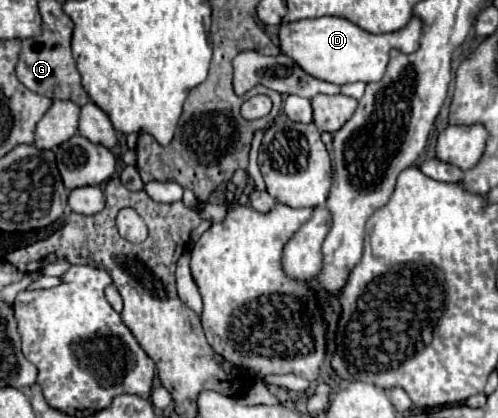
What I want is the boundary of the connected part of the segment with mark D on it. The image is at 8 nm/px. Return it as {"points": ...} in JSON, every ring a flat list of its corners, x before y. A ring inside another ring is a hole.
{"points":[[342,17,302,19,294,21,292,25,282,25,278,37,282,51,288,53,312,77,334,85,346,85,354,81,368,83,368,81,380,81,384,77,392,49,398,49,400,53,408,55,420,47,422,19,412,17,404,29,384,35,368,33]]}

